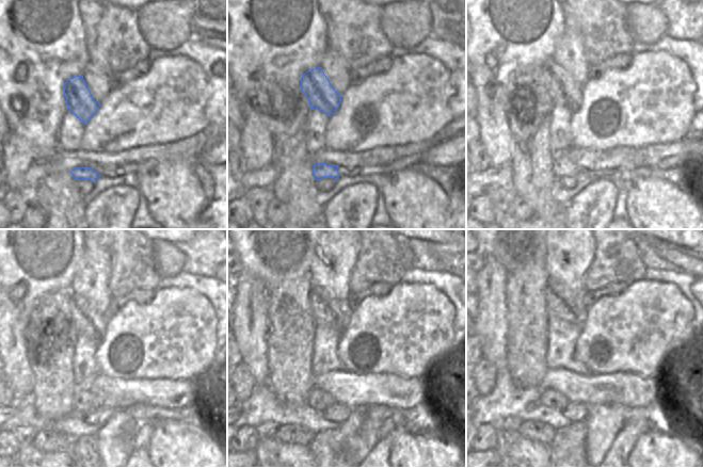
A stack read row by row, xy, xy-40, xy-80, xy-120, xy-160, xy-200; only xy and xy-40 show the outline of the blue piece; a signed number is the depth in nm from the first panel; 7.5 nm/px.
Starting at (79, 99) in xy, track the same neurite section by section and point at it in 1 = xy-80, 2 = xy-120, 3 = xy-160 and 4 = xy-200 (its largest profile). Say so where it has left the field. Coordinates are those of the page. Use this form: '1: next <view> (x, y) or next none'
1: next xy-80 (563, 89)
2: next xy-120 (86, 320)
3: next xy-160 (336, 313)
4: next xy-200 (561, 302)

